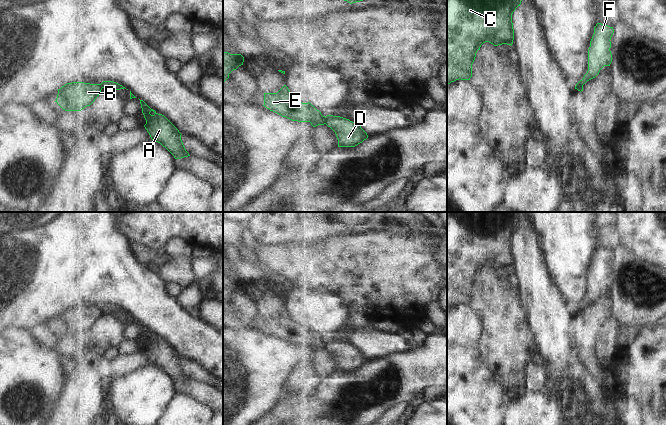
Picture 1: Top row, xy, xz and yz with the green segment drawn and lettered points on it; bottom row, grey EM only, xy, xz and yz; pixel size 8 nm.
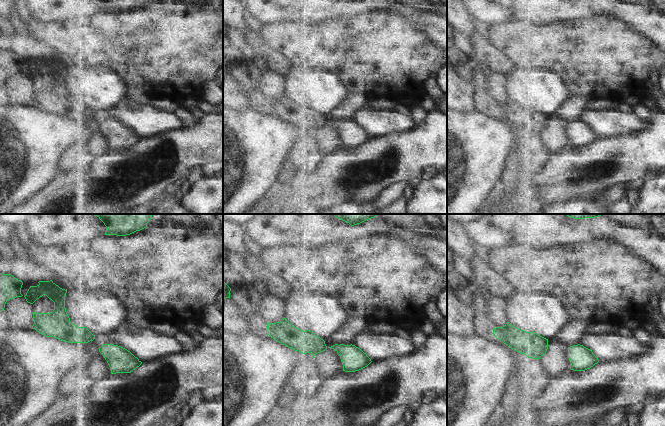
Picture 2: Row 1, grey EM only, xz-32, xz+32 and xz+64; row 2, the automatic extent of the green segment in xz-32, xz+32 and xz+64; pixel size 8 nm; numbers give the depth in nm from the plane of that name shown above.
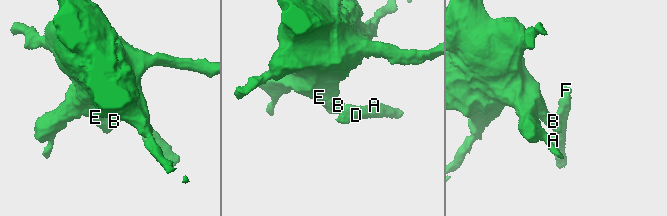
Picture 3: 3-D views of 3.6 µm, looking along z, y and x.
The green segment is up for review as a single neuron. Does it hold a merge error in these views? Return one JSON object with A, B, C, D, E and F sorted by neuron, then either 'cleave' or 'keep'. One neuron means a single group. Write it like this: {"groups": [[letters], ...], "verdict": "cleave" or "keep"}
{"groups": [["A", "D", "F"], ["B", "C", "E"]], "verdict": "cleave"}

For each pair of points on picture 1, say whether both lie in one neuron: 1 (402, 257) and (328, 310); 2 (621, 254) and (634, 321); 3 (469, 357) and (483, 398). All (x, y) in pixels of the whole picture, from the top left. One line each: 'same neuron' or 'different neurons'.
1: different neurons
2: same neuron
3: same neuron

